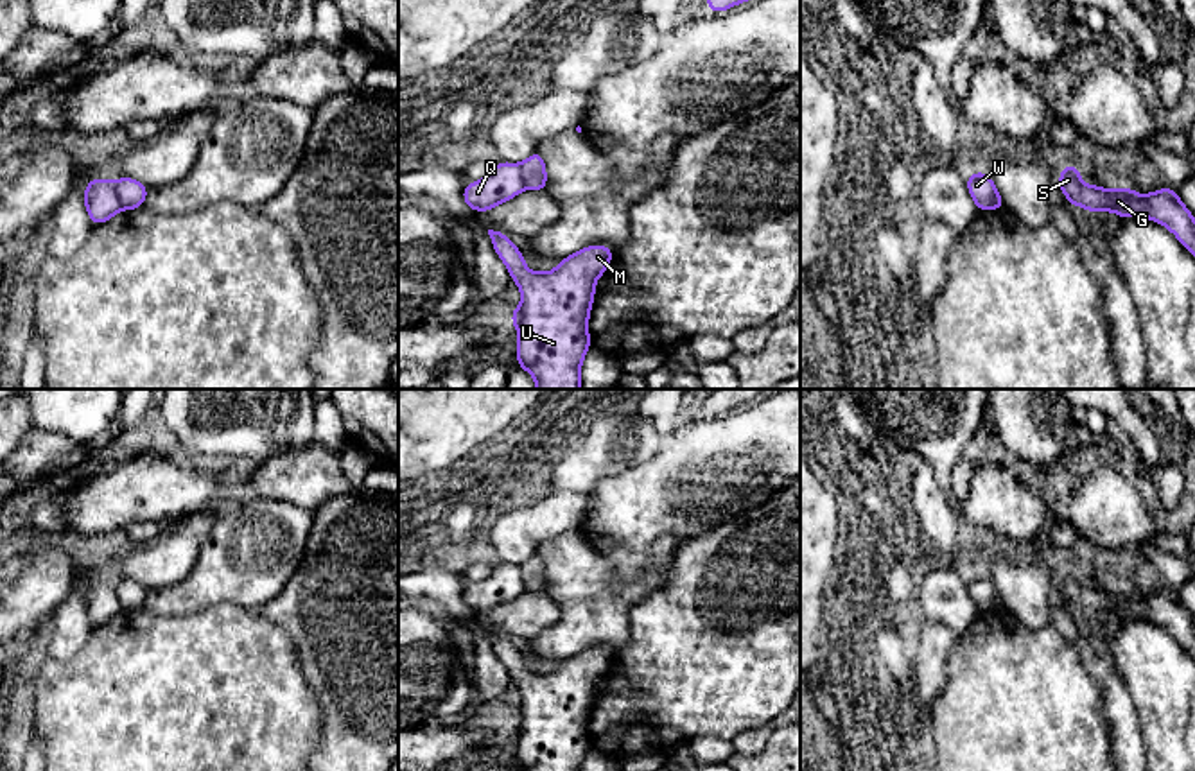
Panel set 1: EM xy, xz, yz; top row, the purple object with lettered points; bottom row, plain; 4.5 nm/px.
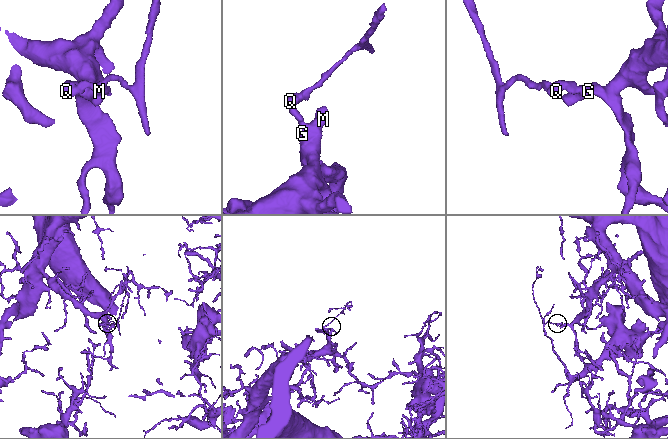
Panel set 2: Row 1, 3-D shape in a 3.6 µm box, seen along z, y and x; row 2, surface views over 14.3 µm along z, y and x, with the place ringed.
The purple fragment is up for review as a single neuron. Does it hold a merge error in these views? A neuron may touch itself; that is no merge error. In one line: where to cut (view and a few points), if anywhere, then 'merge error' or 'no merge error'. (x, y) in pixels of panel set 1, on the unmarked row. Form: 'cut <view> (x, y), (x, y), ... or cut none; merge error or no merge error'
cut xy (113, 585), (122, 610); merge error

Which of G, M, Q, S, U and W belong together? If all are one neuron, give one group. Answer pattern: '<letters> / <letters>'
G M Q S U / W

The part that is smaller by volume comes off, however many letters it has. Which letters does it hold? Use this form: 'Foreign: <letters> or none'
Foreign: W

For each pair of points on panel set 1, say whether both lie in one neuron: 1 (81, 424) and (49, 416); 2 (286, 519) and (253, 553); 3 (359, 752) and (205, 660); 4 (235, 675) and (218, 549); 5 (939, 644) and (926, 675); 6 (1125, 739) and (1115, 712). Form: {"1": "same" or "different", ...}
{"1": "same", "2": "same", "3": "different", "4": "different", "5": "same", "6": "same"}

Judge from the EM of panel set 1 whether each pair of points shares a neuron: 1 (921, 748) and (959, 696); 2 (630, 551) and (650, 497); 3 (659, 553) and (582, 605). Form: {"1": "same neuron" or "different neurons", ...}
{"1": "different neurons", "2": "same neuron", "3": "same neuron"}

